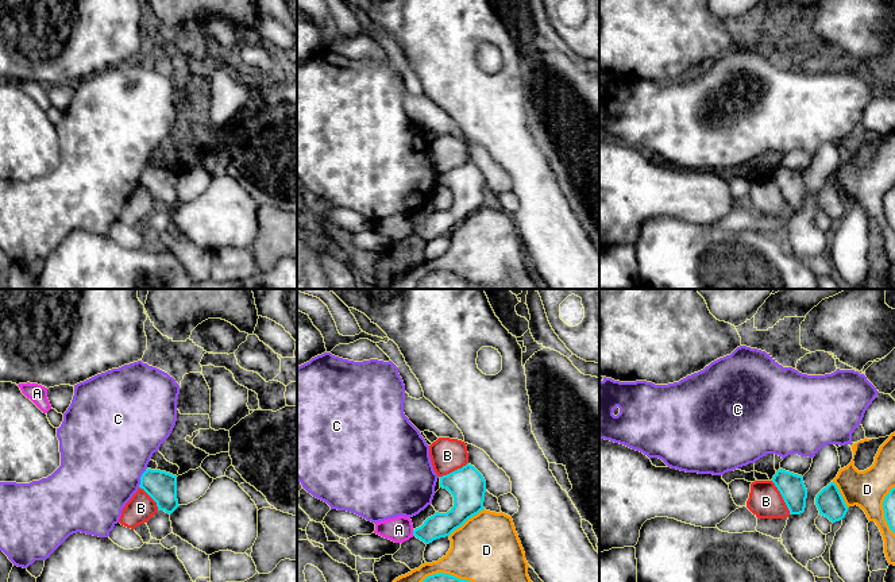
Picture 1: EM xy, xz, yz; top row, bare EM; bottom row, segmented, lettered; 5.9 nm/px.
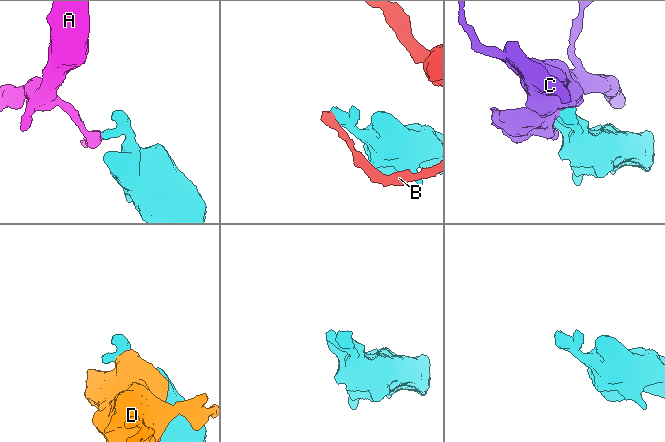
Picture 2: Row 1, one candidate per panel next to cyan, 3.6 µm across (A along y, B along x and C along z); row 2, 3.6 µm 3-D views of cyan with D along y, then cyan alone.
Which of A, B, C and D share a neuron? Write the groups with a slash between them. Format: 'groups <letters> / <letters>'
groups A / B / C / D

